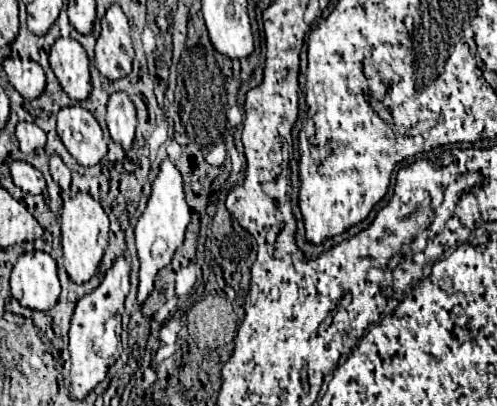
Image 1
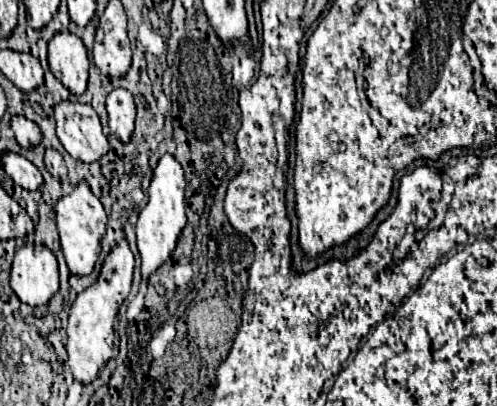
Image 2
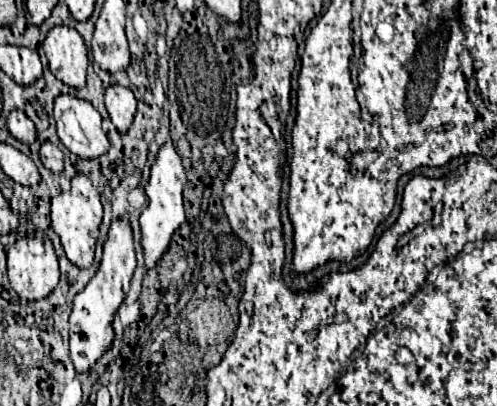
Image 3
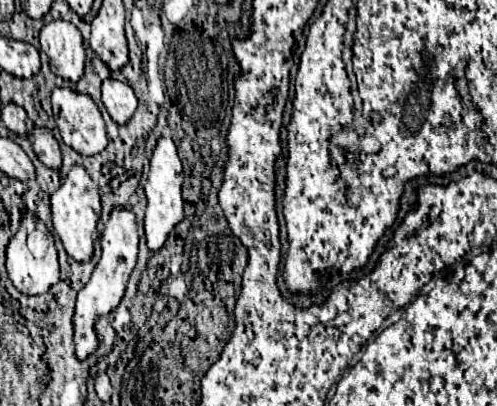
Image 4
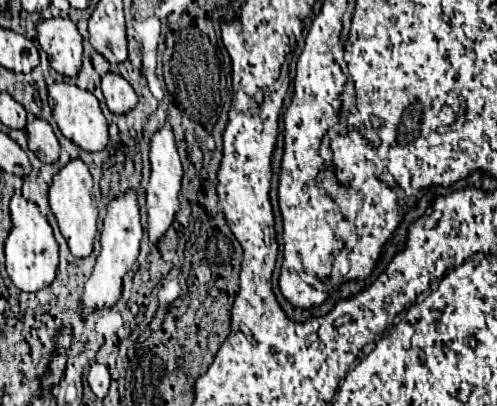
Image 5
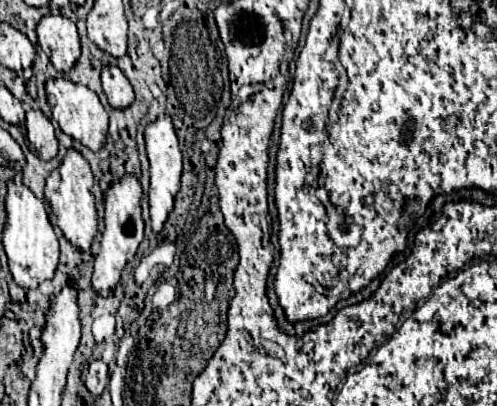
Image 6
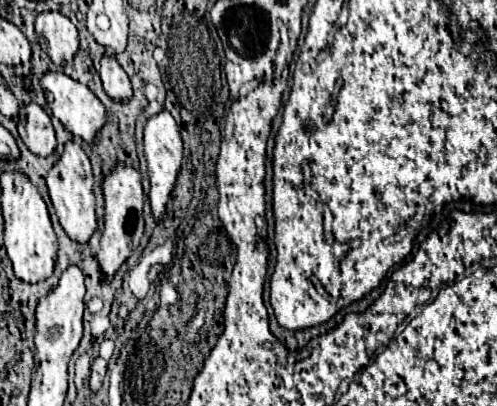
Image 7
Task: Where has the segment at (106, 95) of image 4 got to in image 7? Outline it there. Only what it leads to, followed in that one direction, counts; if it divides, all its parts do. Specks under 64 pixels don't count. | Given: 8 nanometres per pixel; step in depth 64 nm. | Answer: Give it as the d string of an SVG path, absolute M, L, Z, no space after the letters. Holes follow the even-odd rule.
M112 56L102 58L100 78L102 78L102 84L104 84L104 92L112 100L128 102L132 98L132 84L130 84L126 72L122 70L122 66Z

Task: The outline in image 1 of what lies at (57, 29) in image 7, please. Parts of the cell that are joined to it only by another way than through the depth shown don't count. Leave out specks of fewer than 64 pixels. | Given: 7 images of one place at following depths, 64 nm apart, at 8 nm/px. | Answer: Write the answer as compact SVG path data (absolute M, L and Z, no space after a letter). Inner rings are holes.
M58 38L50 50L50 66L72 100L86 100L90 96L90 62L74 38Z

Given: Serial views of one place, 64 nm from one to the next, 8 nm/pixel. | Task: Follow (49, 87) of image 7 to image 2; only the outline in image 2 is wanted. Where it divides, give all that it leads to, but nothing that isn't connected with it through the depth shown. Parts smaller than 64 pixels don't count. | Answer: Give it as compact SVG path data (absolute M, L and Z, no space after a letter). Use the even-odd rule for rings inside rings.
M60 102L54 108L54 116L58 122L56 136L72 158L92 164L110 150L108 138L102 134L102 124L92 106Z

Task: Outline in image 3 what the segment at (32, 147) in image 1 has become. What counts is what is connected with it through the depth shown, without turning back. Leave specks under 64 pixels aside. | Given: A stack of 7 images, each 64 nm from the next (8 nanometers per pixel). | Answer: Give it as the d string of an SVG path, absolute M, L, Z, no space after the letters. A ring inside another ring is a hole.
M20 110L10 112L10 116L8 116L6 122L8 122L10 134L16 140L20 140L24 144L32 144L36 140L36 136L38 136L36 134L36 126L32 124L32 120L28 120L28 116L24 112L20 112Z

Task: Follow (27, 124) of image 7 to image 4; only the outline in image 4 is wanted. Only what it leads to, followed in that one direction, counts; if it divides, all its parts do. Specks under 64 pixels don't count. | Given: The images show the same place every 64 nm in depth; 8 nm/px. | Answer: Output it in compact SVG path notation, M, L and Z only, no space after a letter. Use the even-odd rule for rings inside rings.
M34 128L32 132L32 144L34 144L34 152L38 156L38 160L48 166L58 170L62 166L62 152L58 142L54 140L54 136L50 134L50 130L46 128Z

